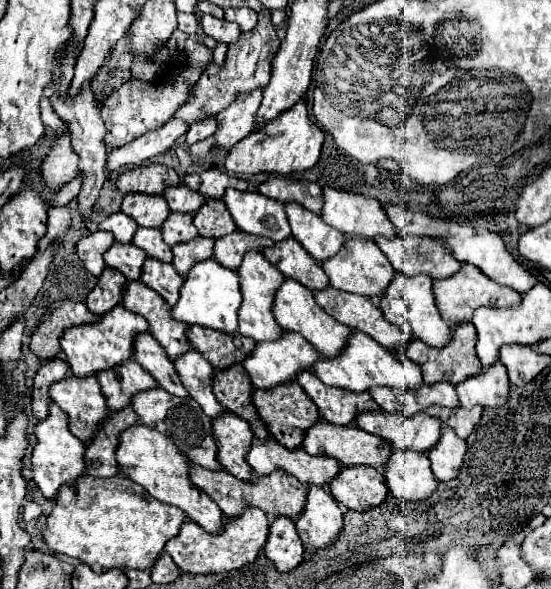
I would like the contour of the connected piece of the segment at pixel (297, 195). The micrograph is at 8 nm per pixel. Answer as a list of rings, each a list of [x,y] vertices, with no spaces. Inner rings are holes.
[[[276,175],[270,177],[266,183],[262,183],[258,191],[268,199],[280,203],[298,203],[316,215],[322,213],[322,189],[316,183],[300,183]]]

